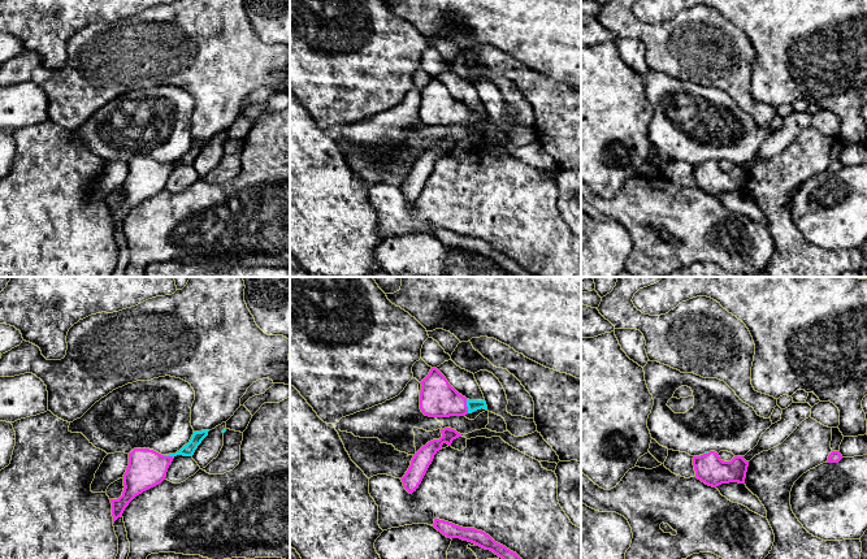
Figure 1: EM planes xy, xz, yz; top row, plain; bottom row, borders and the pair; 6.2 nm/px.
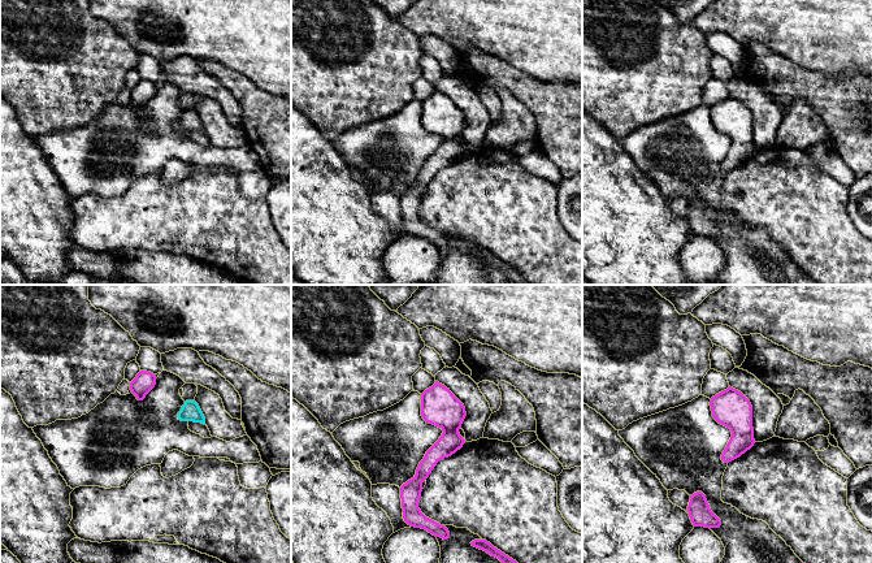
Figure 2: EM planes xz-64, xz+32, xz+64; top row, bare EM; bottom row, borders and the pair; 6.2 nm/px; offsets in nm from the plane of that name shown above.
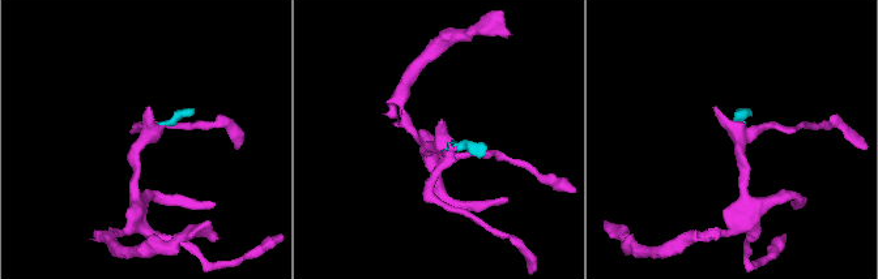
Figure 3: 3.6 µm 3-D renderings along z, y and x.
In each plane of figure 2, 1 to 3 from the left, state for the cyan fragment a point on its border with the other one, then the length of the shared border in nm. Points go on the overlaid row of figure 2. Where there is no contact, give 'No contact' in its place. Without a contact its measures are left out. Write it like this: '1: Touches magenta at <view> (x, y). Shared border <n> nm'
1: No contact
2: No contact
3: No contact

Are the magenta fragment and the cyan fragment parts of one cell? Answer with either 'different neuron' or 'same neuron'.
same neuron

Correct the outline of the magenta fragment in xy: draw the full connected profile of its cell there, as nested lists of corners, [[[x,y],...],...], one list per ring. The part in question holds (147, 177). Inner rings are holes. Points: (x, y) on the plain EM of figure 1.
[[[209,139],[194,140],[190,151],[175,162],[161,164],[149,157],[134,157],[129,162],[129,174],[123,183],[123,200],[118,208],[110,208],[114,230],[122,225],[129,212],[143,200],[161,192],[169,174],[177,164],[192,165]]]

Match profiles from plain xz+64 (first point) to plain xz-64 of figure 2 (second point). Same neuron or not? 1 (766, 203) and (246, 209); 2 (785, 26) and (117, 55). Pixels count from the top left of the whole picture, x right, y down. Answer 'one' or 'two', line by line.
1: one
2: two

